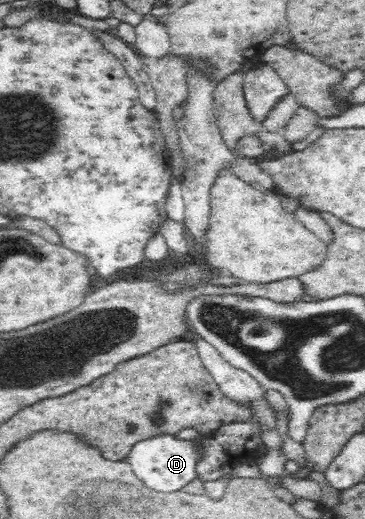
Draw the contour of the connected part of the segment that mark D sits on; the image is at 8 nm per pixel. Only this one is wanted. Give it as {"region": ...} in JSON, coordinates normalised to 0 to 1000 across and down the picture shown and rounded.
{"region":[[[430,834],[373,852],[342,886],[364,898],[381,925],[392,925],[416,946],[482,948],[501,944],[529,921],[542,917],[545,890],[559,869],[573,867],[559,838],[540,844],[496,844],[488,834]]]}

